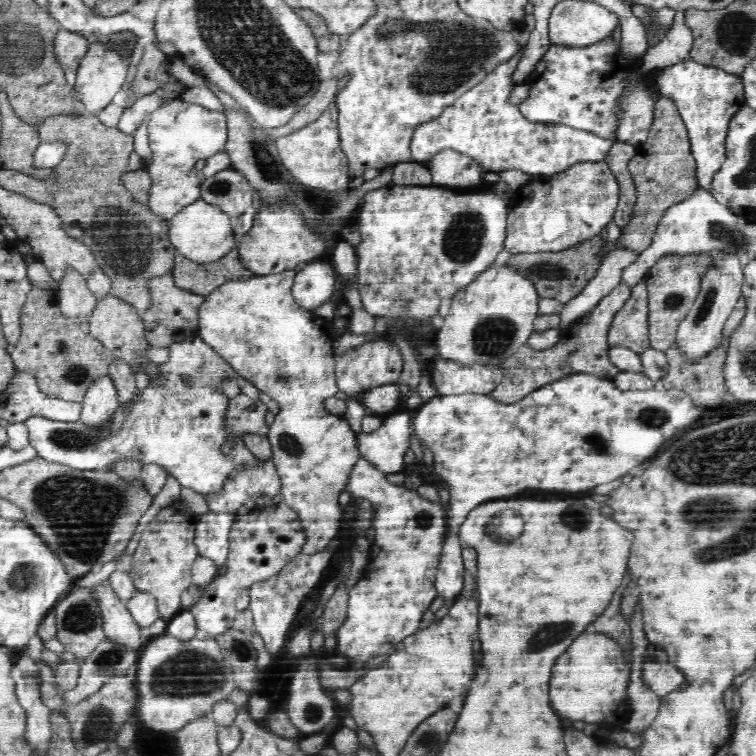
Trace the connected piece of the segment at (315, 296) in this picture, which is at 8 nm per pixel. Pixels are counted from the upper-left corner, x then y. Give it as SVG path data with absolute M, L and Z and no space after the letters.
M312 260L293 278L291 292L302 308L313 311L332 298L336 288L336 273L330 262Z

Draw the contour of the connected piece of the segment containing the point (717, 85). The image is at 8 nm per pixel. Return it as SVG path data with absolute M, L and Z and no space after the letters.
M692 59L664 67L657 78L659 96L666 96L676 105L678 114L689 131L691 152L697 164L698 187L711 193L711 182L725 160L725 138L729 122L746 106L742 79L738 73L706 66Z

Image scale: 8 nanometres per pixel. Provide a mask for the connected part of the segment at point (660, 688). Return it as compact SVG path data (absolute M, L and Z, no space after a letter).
M649 658L642 666L642 681L658 697L664 698L680 688L684 682L684 676L674 664L668 664L668 662L660 664Z

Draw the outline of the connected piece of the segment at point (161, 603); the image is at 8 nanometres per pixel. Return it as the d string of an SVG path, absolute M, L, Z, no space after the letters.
M181 500L171 504L169 510L160 509L153 521L144 528L133 554L136 557L136 568L130 572L130 578L135 590L155 596L159 615L166 622L170 622L171 617L184 609L181 605L182 592L193 584L191 568L199 557L194 544L194 530L199 517Z

